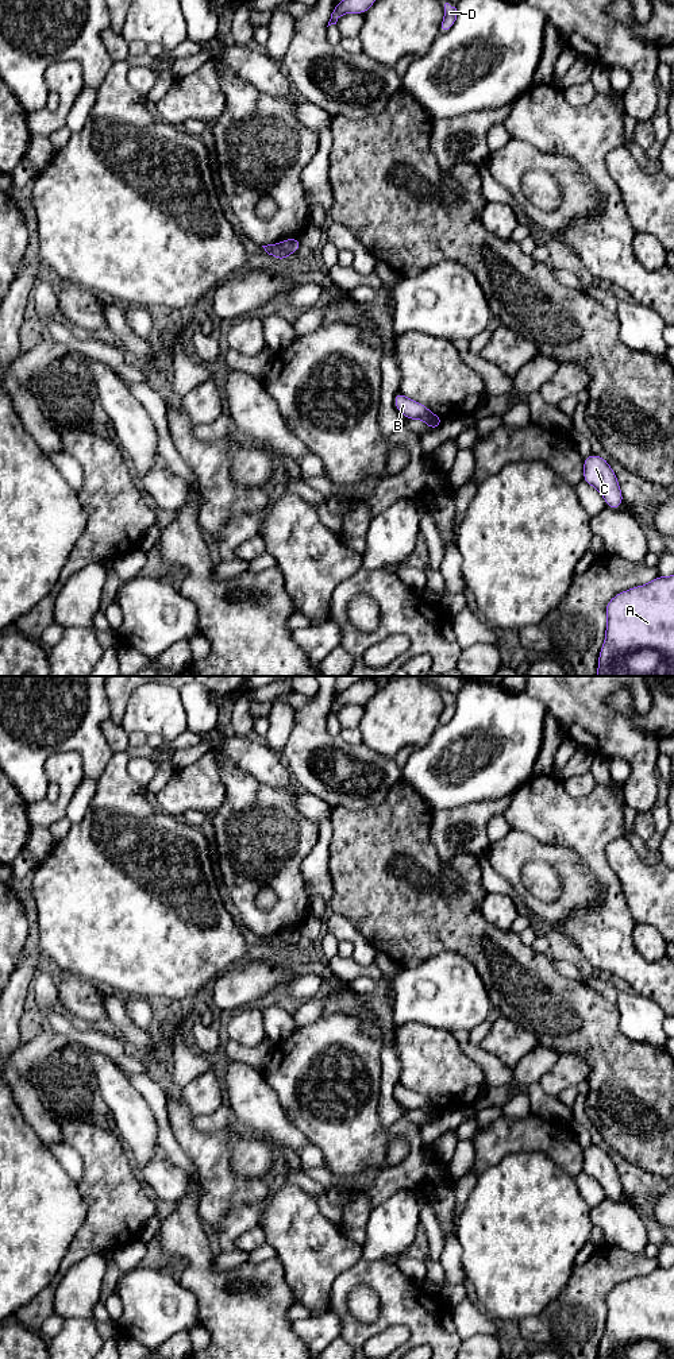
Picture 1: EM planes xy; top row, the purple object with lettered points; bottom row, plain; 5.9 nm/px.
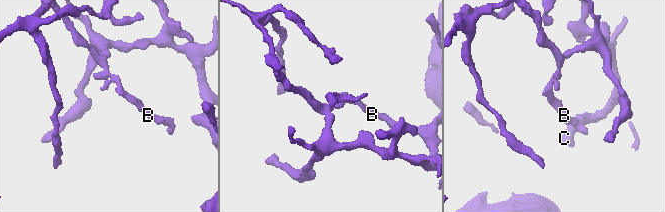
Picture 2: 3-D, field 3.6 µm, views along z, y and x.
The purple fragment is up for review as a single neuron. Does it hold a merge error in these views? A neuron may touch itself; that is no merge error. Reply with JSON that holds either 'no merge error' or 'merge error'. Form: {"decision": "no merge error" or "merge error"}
{"decision": "merge error"}

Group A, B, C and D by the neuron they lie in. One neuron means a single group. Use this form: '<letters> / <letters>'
A C D / B

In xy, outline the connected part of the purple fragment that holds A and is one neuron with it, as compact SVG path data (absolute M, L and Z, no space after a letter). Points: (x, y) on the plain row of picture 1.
M674 1266L616 1285L605 1297L605 1331L597 1359L674 1359Z

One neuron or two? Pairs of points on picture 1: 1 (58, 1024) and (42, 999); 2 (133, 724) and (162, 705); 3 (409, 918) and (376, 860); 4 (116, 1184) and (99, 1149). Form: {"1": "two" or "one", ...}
{"1": "two", "2": "one", "3": "one", "4": "one"}

